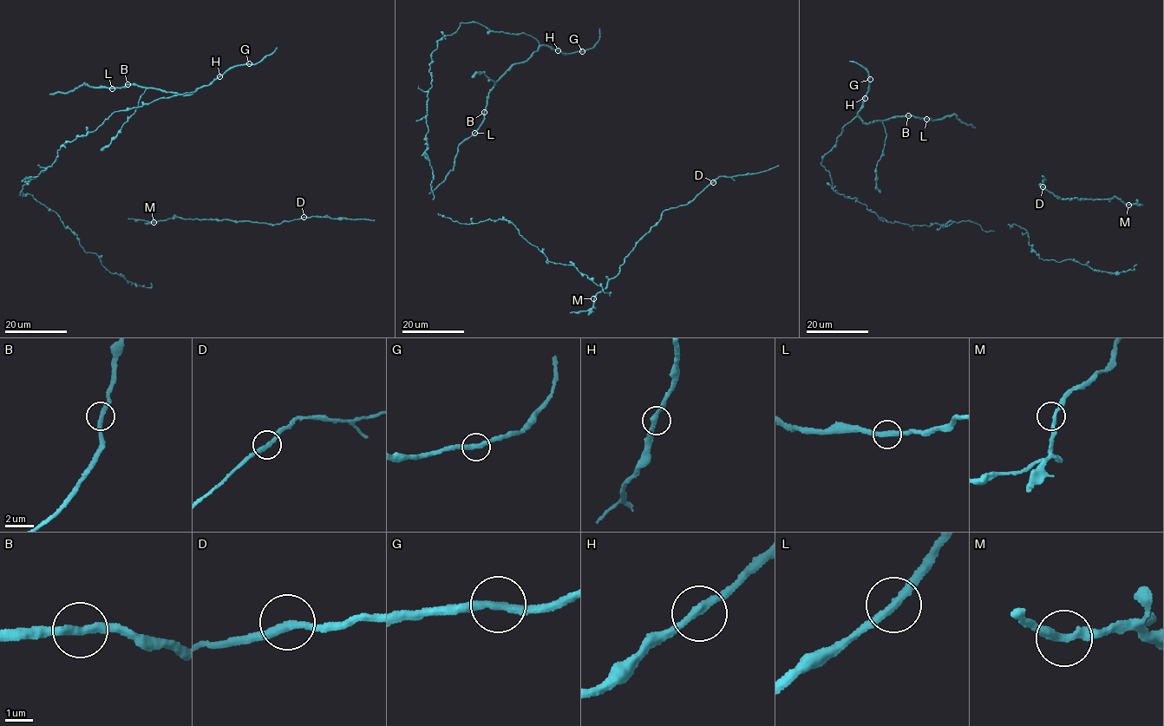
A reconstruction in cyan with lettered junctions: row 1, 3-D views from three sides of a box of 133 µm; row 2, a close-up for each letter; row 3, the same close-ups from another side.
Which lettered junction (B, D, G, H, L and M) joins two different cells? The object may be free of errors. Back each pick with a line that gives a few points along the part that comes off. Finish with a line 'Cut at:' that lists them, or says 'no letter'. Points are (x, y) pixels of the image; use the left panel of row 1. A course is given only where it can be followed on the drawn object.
Cut at: no letter

